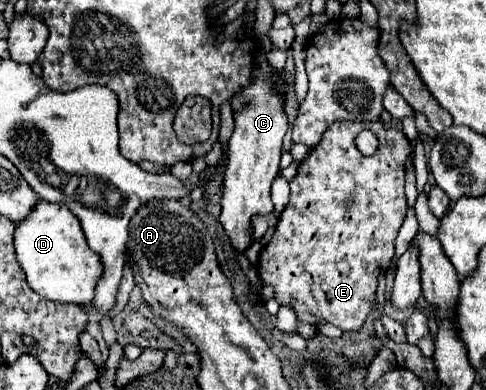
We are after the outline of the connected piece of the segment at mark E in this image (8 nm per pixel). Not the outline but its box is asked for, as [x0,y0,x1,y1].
[259,120,413,332]

